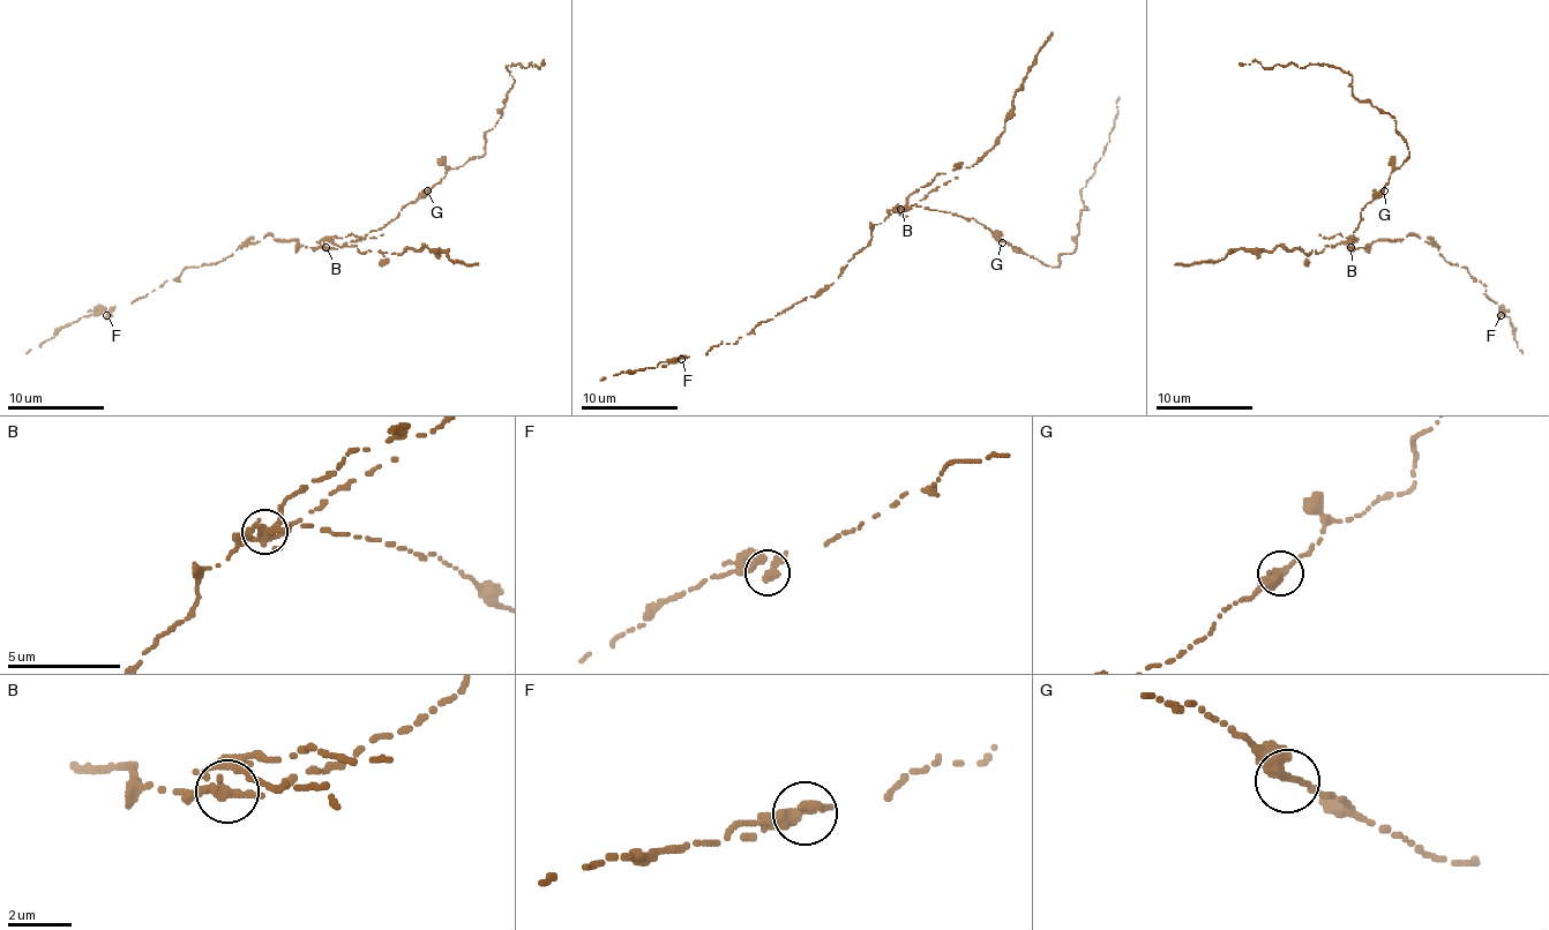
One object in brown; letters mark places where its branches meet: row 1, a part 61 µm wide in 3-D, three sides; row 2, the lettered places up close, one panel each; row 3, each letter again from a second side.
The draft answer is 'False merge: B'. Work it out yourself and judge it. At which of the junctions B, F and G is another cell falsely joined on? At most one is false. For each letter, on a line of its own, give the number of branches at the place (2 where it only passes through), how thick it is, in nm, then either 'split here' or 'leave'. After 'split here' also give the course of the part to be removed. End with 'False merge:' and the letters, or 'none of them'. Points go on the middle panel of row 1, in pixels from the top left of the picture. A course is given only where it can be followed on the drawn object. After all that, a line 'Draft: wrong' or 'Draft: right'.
B: 3 | 240 nm | split here | (899, 208), (936, 174), (972, 166), (994, 144), (1004, 130), (1014, 94), (1053, 34)
F: 1 | 380 nm | leave
G: 3 | 280 nm | leave
False merge: B
Draft: right

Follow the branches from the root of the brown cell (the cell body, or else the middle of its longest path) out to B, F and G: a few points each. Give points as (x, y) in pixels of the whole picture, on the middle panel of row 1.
B: (917, 205), (899, 208)
F: (917, 205), (895, 208), (875, 225), (870, 242), (827, 289), (758, 322), (734, 344), (681, 359)
G: (917, 205), (972, 218), (1002, 242)

